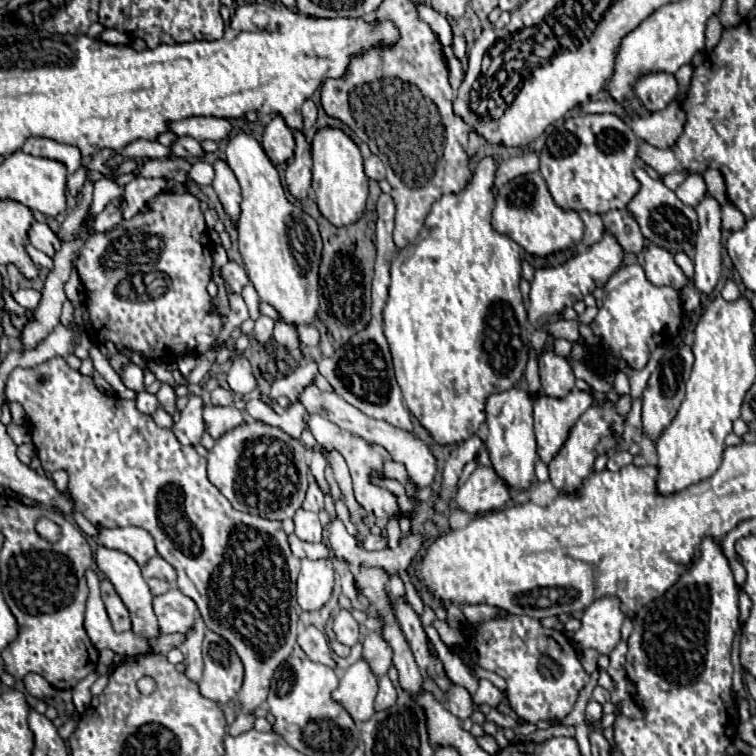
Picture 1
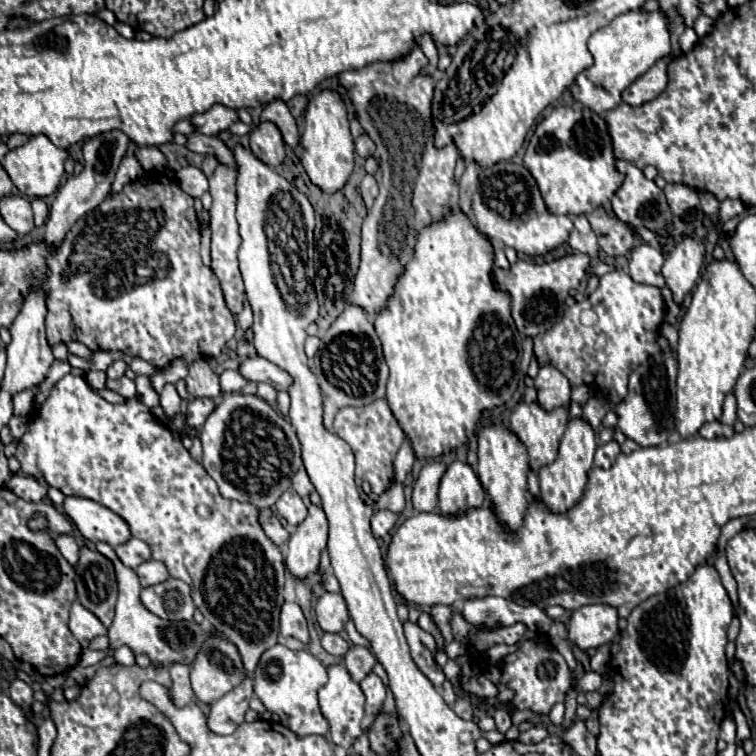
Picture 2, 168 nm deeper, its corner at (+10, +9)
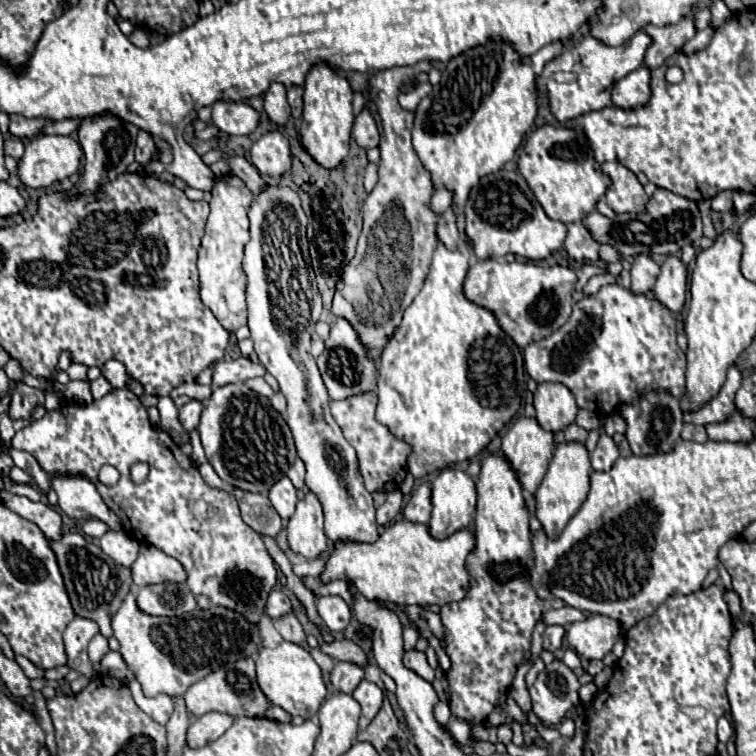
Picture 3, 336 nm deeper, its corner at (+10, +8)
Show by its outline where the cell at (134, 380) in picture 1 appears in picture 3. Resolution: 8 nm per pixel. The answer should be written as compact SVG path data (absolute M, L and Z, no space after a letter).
M108 360L108 362L102 366L102 376L104 376L114 388L130 388L130 390L132 390L134 394L138 394L138 396L144 394L142 386L140 386L138 382L134 382L134 380L128 378L124 364L118 362L118 360Z

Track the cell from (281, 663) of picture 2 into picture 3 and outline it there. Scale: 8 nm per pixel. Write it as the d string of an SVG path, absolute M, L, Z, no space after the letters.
M280 642L276 648L262 648L256 658L256 676L266 698L276 706L282 706L292 716L302 716L308 720L316 716L320 704L324 702L326 684L322 672L310 652L298 644Z

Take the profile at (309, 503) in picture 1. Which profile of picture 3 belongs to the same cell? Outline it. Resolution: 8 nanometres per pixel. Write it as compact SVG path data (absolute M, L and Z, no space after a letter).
M298 458L298 460L292 464L292 468L288 470L286 476L292 480L292 484L294 484L296 488L302 488L302 486L304 486L304 462Z

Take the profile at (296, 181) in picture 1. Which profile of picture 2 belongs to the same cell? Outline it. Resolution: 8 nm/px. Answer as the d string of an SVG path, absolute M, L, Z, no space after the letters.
M272 101L264 111L262 111L262 121L272 121L280 131L282 131L282 137L284 137L284 143L288 147L298 147L300 143L300 135L298 135L298 129L296 129L296 121L294 117L290 115L288 107L284 101Z

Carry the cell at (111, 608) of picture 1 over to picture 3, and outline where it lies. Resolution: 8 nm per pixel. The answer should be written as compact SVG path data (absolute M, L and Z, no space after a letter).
M64 532L60 540L50 540L50 548L56 554L56 560L66 584L66 592L70 596L76 616L94 620L100 626L100 634L104 634L107 639L113 636L110 625L112 606L114 602L122 602L124 596L128 594L132 586L132 570L120 568L120 564L116 564L114 560L108 560L108 556L100 552L100 546L86 540L78 532L76 534Z

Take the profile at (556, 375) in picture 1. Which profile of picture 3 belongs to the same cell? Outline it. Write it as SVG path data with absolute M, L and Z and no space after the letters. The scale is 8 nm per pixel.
M552 382L538 386L538 390L534 392L534 408L538 424L552 434L566 430L576 420L578 412L572 392L568 392L568 388L564 388L562 384Z

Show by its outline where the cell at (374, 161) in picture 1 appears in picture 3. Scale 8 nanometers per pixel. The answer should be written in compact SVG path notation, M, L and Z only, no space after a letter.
M364 106L364 110L362 110L362 112L356 116L356 120L354 120L352 136L354 136L354 140L356 140L362 148L374 148L374 146L378 146L378 140L380 140L378 126L376 126L376 120L374 120L372 112L368 112L366 106Z

